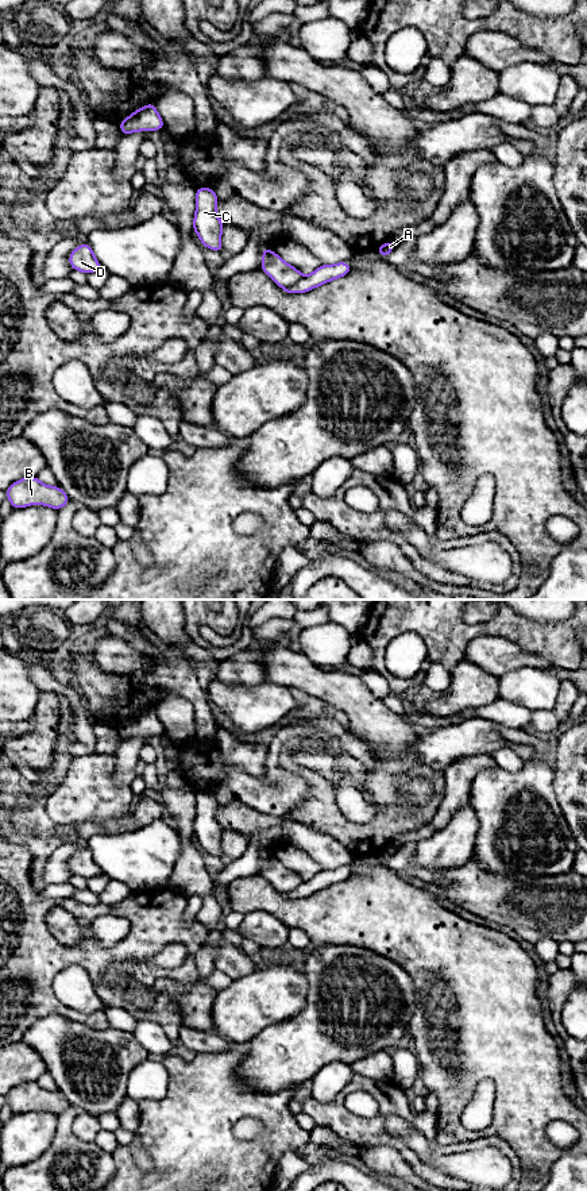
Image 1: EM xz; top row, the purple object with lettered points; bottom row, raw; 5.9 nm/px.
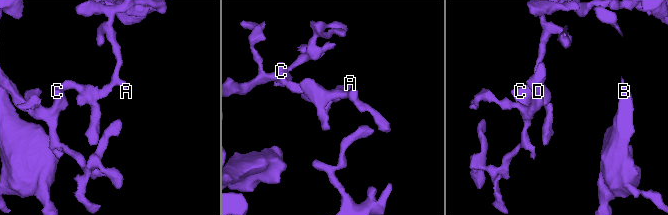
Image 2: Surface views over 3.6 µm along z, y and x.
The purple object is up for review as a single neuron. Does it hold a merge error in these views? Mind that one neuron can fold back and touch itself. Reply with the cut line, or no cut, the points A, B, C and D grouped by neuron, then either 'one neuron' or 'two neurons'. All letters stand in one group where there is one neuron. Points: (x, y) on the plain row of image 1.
cut xz (302, 881), (292, 890), (282, 893); groups A / B C D; two neurons

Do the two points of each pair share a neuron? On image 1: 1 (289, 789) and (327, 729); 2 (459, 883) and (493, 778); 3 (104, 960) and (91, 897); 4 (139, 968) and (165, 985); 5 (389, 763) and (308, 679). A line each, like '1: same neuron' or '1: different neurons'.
1: same neuron
2: different neurons
3: different neurons
4: different neurons
5: same neuron

